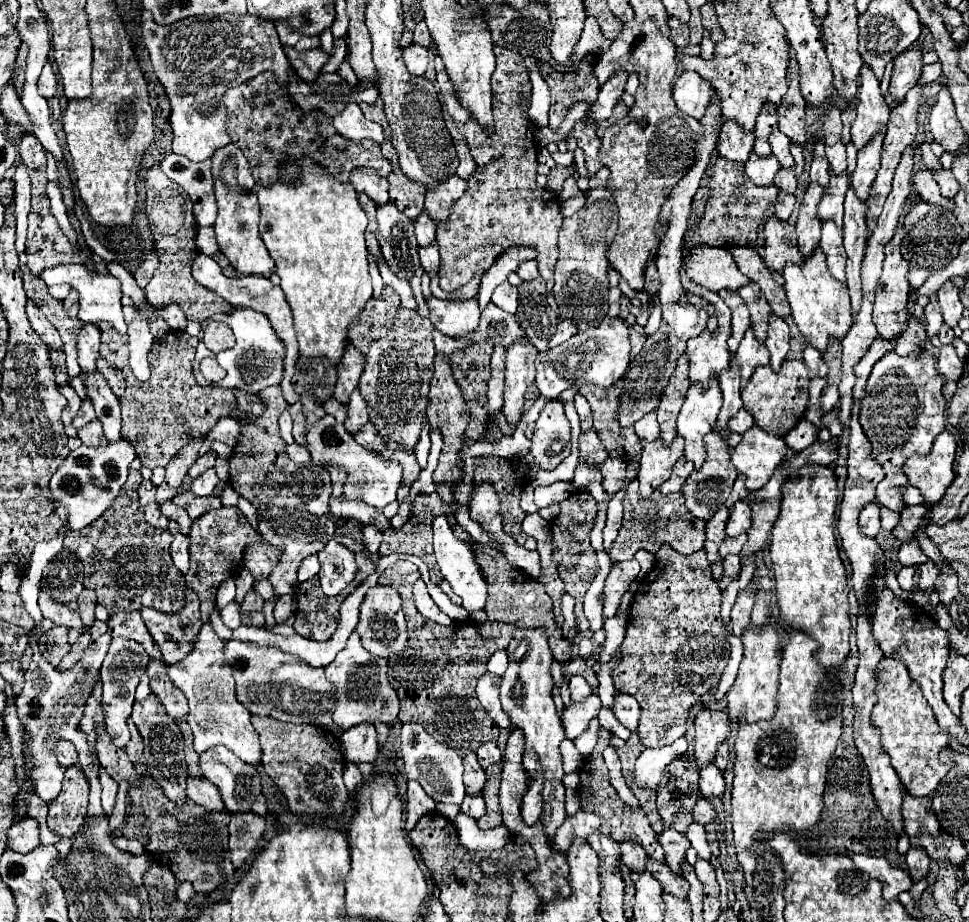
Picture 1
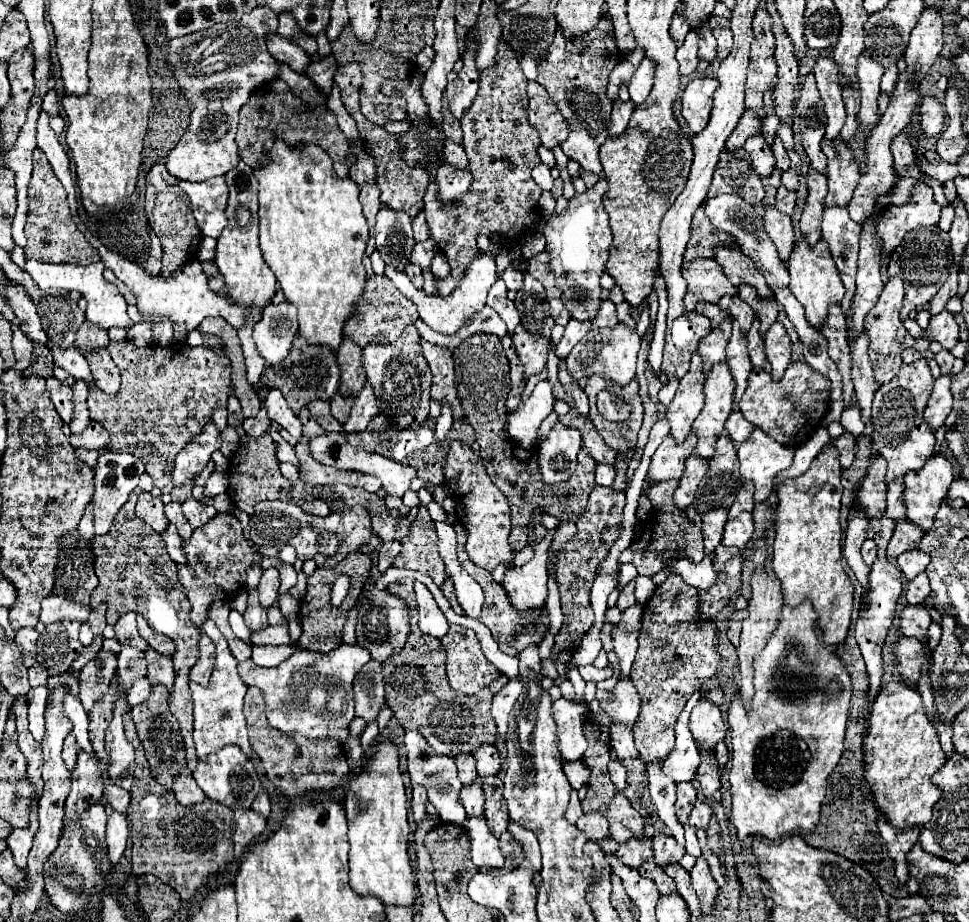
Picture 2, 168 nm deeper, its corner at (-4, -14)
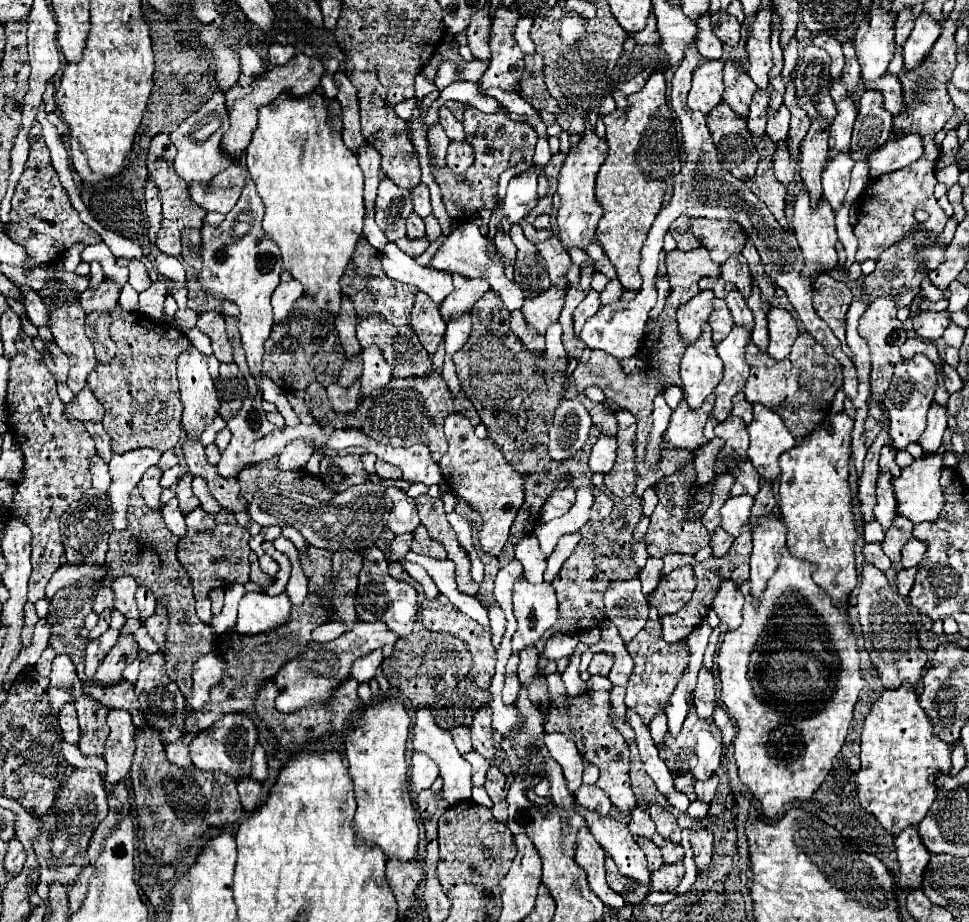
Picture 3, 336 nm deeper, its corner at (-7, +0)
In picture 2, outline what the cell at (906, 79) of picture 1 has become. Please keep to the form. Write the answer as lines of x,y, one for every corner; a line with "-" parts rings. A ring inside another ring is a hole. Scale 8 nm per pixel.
925,9
919,23
911,31
911,39
905,51
907,67
913,69
913,85
917,87
921,79
927,77
935,59
943,47
943,21
937,9

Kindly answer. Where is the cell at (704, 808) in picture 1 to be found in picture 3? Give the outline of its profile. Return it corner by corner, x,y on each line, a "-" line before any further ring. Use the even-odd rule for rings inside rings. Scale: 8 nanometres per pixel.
712,775
708,781
696,781
696,795
698,795
698,799
704,801
704,803
710,803
714,799
716,785
718,785
718,777
716,775

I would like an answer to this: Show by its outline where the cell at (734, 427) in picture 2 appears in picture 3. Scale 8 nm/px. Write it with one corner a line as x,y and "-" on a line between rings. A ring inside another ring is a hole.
742,391
734,397
734,409
732,409
732,415
740,417
746,425
752,421
752,405
746,401
746,397
744,397

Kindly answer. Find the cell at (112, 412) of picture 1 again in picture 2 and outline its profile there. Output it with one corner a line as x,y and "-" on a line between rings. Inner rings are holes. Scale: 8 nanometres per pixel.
49,341
47,345
51,351
53,351
53,359
55,359
55,365
63,367
75,381
83,381
89,385
89,387
95,387
97,383
93,383
93,373
89,369
89,363
87,359
79,353
77,347
69,347
69,349
63,349
63,347
57,347
53,341

